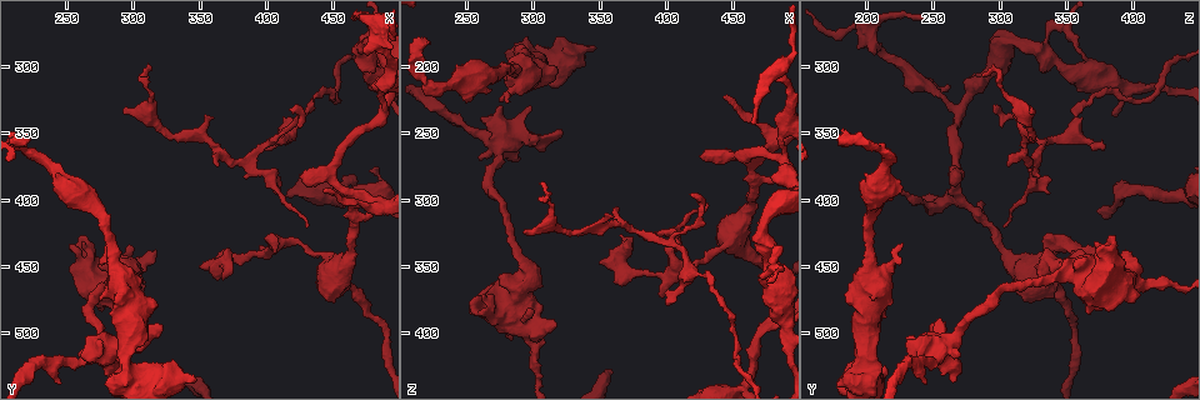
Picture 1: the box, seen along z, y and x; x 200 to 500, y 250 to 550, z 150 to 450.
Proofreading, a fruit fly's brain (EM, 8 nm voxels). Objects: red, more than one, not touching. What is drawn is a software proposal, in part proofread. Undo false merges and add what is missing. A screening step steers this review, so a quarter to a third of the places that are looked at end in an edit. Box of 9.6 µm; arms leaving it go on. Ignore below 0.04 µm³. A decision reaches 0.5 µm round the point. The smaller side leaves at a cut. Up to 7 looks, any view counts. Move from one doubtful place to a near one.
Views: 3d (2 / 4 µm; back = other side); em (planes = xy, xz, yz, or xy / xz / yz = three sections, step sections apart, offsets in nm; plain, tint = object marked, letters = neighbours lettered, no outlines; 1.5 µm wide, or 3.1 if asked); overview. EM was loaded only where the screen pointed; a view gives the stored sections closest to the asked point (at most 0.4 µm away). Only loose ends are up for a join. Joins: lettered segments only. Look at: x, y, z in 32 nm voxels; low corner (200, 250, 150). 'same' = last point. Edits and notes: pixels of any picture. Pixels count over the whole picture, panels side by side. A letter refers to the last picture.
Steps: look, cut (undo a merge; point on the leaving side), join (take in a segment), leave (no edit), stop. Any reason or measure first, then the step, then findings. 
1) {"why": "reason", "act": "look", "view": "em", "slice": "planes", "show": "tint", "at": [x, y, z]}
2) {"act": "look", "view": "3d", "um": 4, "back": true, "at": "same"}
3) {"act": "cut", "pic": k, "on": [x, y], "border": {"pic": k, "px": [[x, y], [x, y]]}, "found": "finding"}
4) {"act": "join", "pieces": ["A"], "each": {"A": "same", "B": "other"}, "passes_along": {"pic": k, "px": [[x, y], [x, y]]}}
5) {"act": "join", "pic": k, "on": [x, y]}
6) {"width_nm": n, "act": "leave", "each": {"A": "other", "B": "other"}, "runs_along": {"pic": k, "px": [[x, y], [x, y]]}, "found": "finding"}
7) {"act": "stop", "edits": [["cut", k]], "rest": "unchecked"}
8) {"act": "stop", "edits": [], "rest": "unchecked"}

{"why": "branch stops here", "act": "look", "view": "3d", "um": 2, "at": [402, 360, 378]}

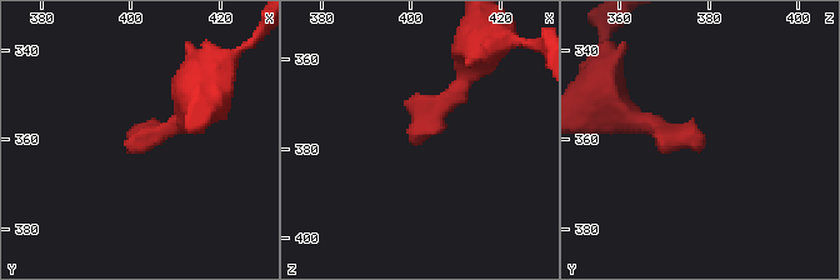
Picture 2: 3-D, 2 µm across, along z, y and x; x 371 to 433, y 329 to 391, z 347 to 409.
{"why": "now the EM", "act": "look", "view": "em", "slice": "planes", "show": "letters", "at": [400, 362, 379]}

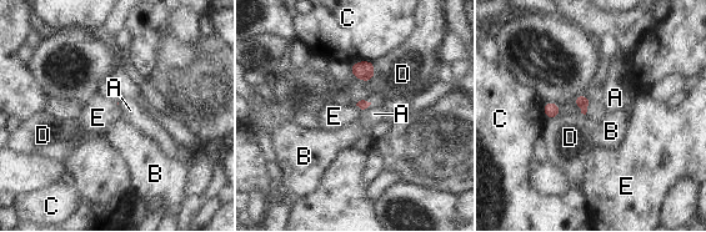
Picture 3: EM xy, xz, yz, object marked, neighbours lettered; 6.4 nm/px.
{"act": "join", "pieces": ["E"], "each": {"A": "other", "B": "other", "C": "other", "D": "other", "E": "same"}, "passes_along": {"pic": 3, "px": [[581, 101], [586, 109], [596, 111]]}, "found": "the neuron continues"}

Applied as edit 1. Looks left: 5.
{"why": "see it whole again", "act": "look", "view": "overview"}

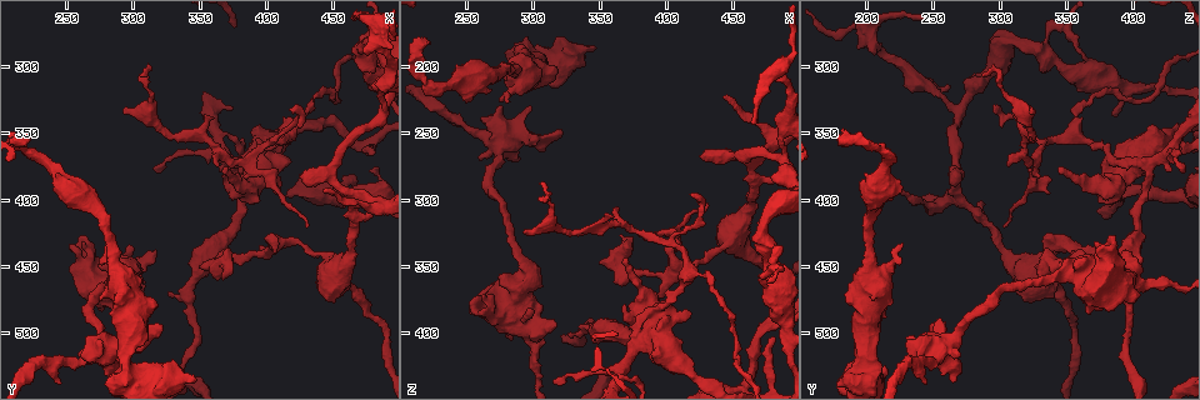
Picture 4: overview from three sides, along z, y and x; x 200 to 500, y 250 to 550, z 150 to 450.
{"why": "branch stops here", "act": "look", "view": "em", "slice": "planes", "show": "letters", "at": [296, 434, 382]}

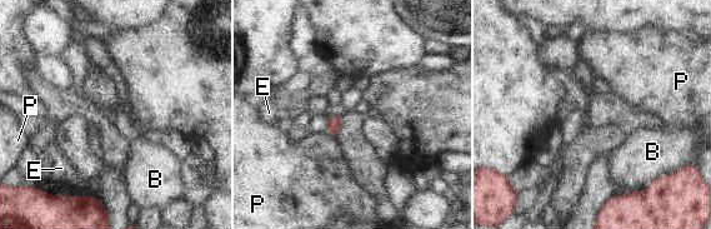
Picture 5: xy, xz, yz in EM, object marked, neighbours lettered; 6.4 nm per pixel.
{"act": "leave", "each": {"B": "other", "E": "other", "P": "other"}, "border": {"pic": 5, "px": [[326, 132], [336, 138]]}, "found": "no lettered segment goes on from it"}

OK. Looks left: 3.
{"why": "sudden change in width", "act": "look", "view": "3d", "um": 4, "at": [302, 508, 254]}

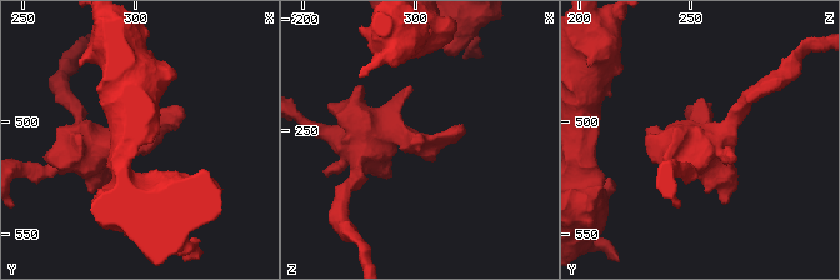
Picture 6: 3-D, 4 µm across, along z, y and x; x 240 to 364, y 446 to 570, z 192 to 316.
{"act": "look", "view": "em", "slice": "xy", "step": 4, "show": "tint", "at": "same"}

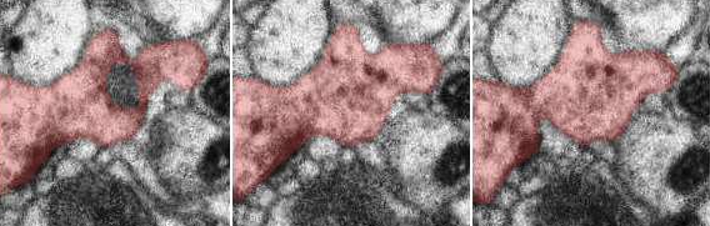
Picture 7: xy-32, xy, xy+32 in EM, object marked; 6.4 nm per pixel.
{"act": "look", "view": "em", "slice": "xy", "step": 4, "show": "letters", "at": "same"}

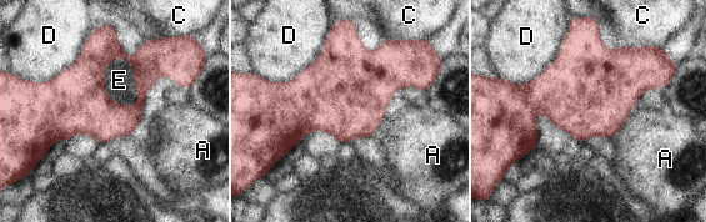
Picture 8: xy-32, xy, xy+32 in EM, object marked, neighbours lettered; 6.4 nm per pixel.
{"act": "leave", "each": {"A": "other", "C": "other", "D": "other", "E": "other"}, "border": {"pic": 8, "px": [[109, 61], [108, 95], [136, 106]]}, "found": "all the same neuron"}

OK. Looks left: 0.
{"act": "stop", "edits": [["join", 3]], "rest": "unchecked"}

